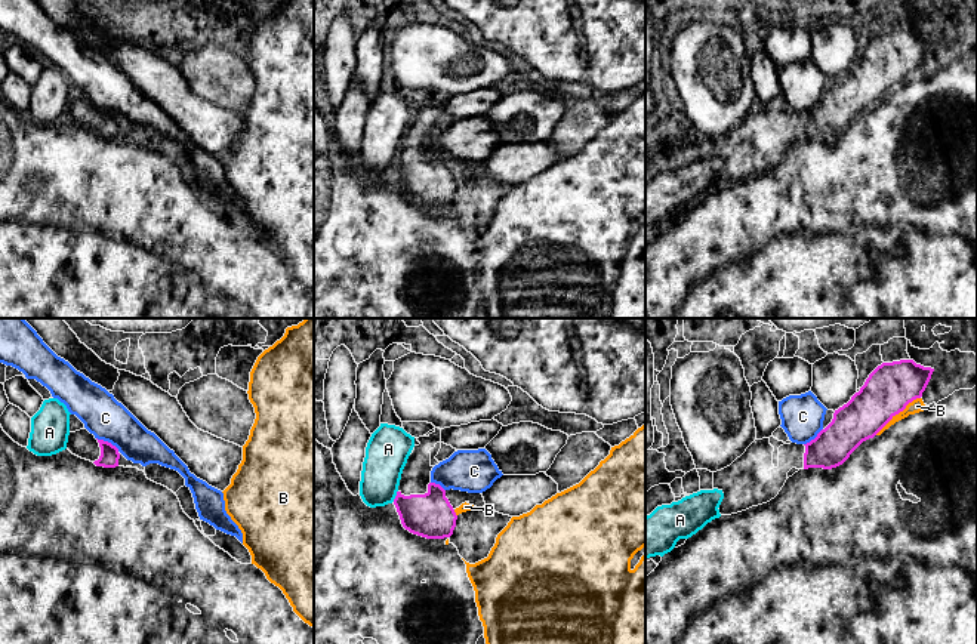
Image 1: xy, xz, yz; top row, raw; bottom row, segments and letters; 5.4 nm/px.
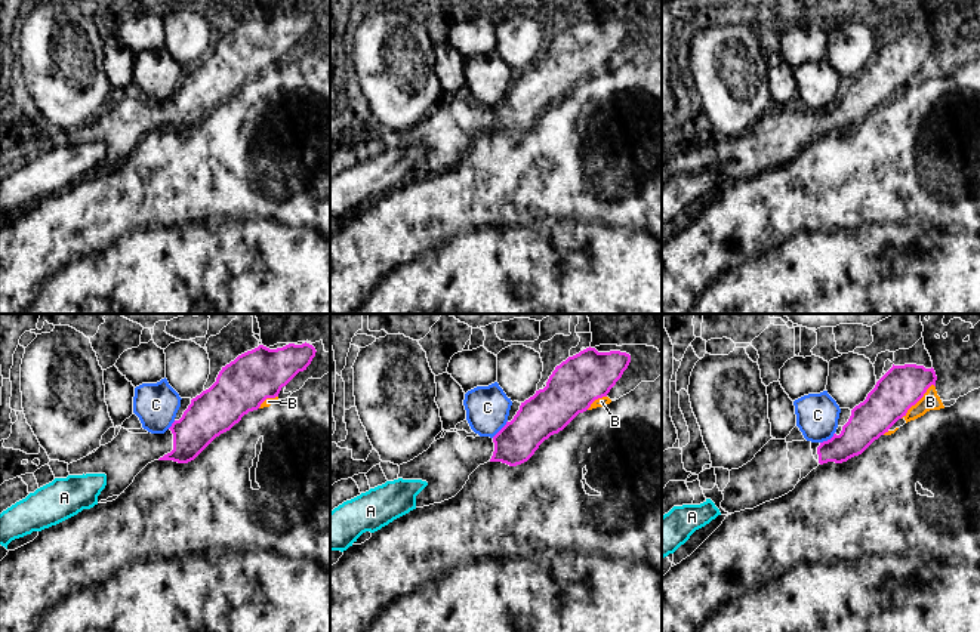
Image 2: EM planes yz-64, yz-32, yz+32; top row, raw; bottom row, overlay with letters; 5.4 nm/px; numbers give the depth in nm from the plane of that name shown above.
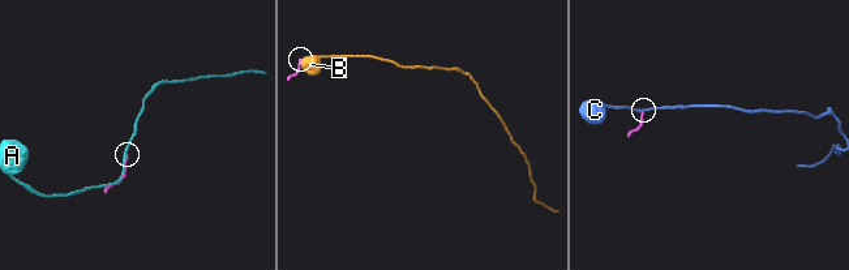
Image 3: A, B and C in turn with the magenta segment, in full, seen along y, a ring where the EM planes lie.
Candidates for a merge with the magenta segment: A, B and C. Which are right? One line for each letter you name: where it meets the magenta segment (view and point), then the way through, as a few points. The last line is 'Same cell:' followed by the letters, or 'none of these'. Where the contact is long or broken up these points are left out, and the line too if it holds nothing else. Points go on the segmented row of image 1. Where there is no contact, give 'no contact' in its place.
Same cell: none of these

